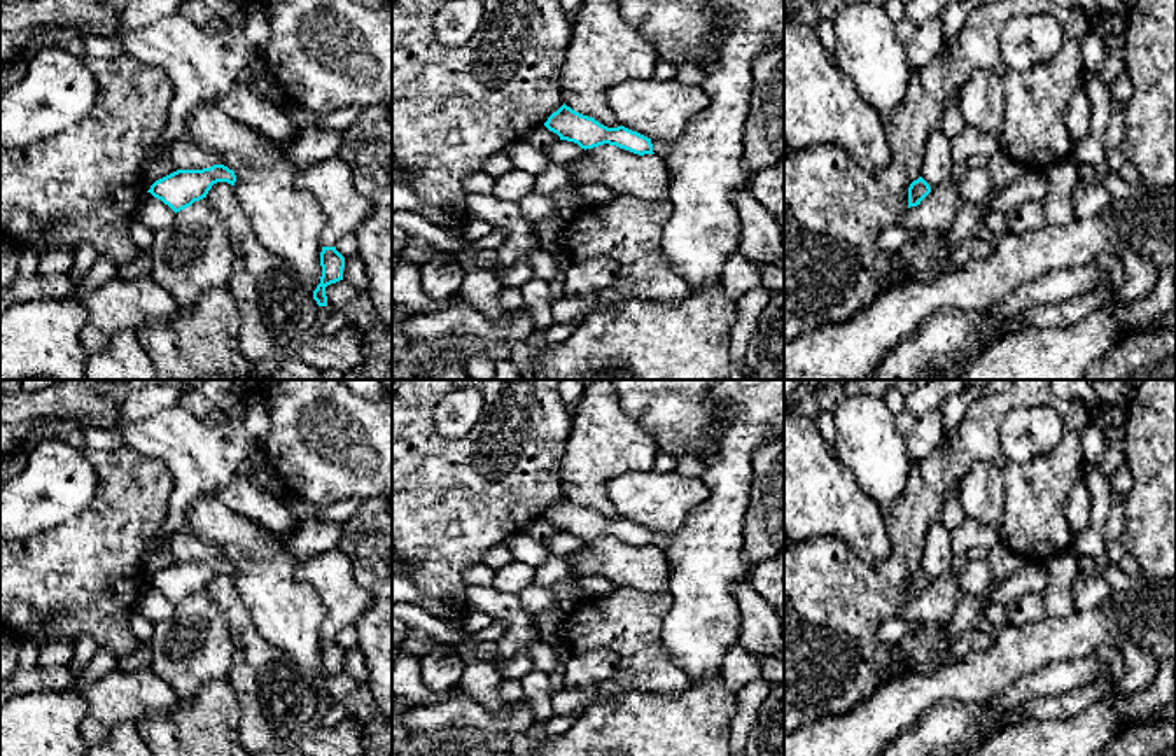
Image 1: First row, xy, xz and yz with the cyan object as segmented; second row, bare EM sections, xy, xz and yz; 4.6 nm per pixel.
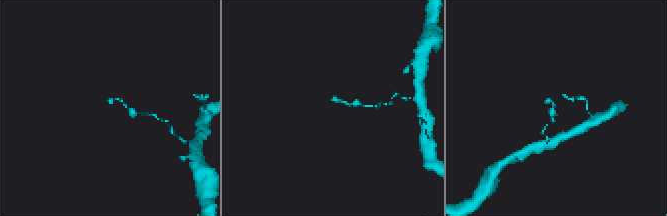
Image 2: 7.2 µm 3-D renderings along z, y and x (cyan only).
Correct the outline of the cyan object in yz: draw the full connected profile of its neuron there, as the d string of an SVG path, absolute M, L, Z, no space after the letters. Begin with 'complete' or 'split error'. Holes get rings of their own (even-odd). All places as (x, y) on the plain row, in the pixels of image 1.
complete; M919 569L908 579L908 600L920 597L920 593L931 584L929 576Z

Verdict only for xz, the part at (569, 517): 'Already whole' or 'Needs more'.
Already whole

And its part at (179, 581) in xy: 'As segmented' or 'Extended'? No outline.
As segmented

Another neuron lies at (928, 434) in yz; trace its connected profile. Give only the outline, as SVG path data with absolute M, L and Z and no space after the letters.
M936 408L915 420L914 429L905 436L905 444L912 462L920 462L940 450L945 439L942 411Z

